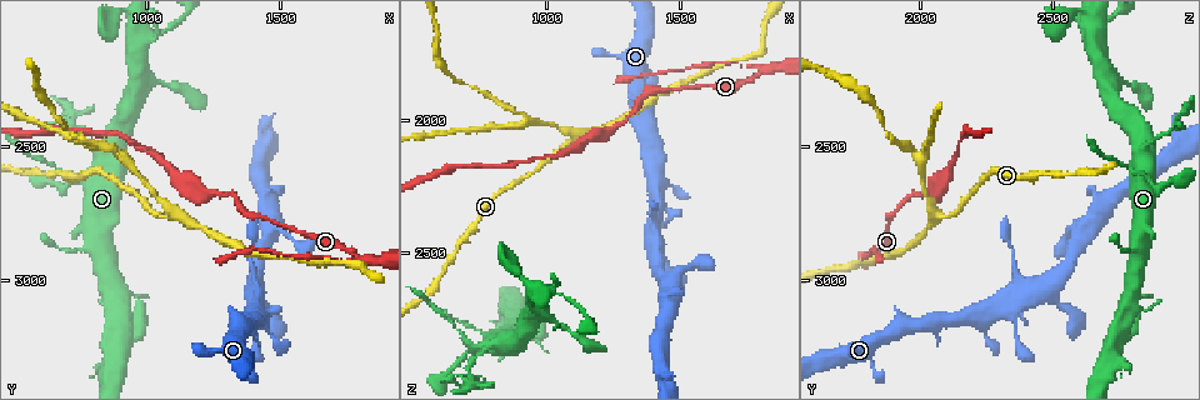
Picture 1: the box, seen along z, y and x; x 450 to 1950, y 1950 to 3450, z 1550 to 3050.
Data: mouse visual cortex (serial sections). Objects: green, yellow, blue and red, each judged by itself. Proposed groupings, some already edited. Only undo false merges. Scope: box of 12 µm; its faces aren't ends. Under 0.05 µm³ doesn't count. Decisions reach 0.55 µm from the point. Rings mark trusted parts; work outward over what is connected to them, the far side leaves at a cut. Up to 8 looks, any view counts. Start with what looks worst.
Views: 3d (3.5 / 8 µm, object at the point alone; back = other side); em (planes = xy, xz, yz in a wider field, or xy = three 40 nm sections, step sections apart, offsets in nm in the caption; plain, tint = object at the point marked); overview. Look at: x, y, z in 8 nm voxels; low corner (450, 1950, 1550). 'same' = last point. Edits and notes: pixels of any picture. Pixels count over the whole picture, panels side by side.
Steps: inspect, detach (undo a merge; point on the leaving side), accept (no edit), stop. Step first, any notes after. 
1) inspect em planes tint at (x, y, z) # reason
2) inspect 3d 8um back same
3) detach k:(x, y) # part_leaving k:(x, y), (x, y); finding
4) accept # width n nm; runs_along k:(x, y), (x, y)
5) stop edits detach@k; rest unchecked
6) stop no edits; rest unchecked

inspect 3d 8um at (1800, 2920, 1820) # three-way junction

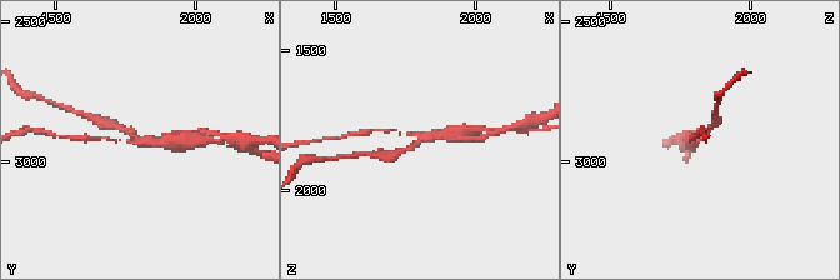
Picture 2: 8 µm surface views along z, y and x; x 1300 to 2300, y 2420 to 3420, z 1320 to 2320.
inspect 3d 3.5um at (1800, 2920, 1820)

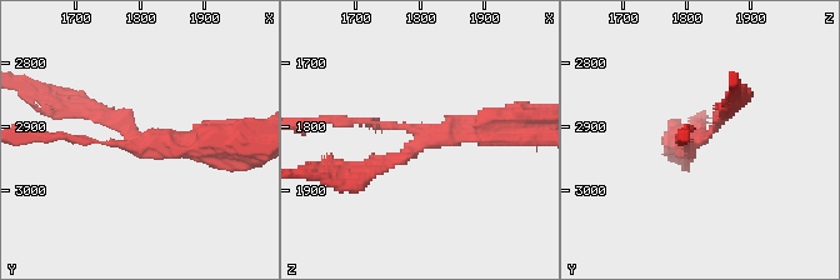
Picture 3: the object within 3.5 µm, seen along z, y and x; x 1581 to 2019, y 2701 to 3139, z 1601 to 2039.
inspect em xy step 3 tint at (1805, 2920, 1825) # arms 3; arm_widths 100, 150, 250 nm

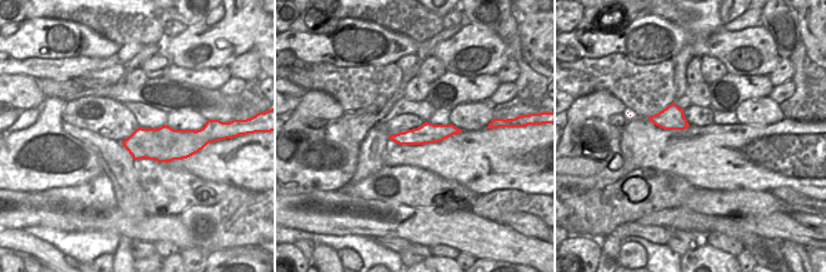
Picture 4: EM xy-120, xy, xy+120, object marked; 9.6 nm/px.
detach 3:(370, 121) # part_leaving 3:(173, 146), (230, 139), (234, 124); a second cell is stuck on

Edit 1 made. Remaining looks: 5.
inspect overview # redraw

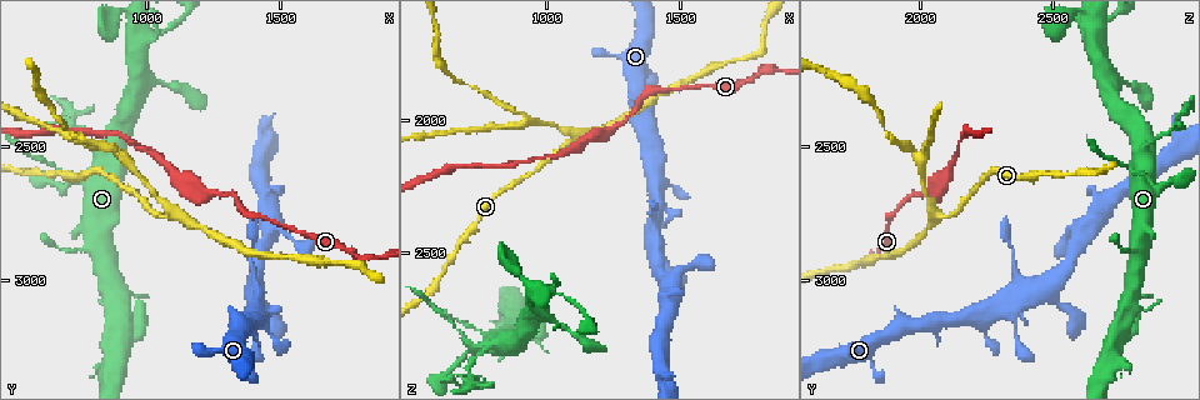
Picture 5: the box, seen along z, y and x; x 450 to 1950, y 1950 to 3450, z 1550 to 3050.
inspect 3d 3.5um at (1100, 2750, 2060) # branch point

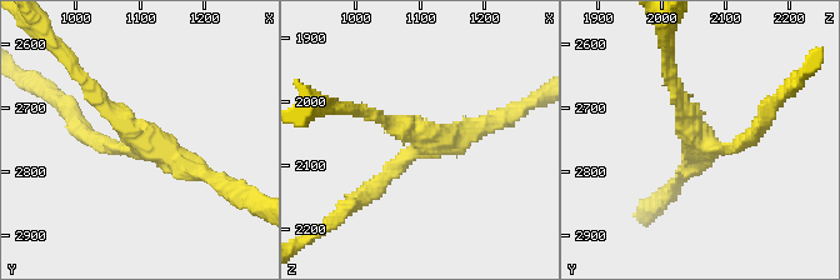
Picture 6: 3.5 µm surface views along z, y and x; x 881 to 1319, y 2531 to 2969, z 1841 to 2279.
inspect em xy step 1 tint at (1105, 2750, 2065) # arms 3; arm_widths 200, 200, 250 nm; need the tissue

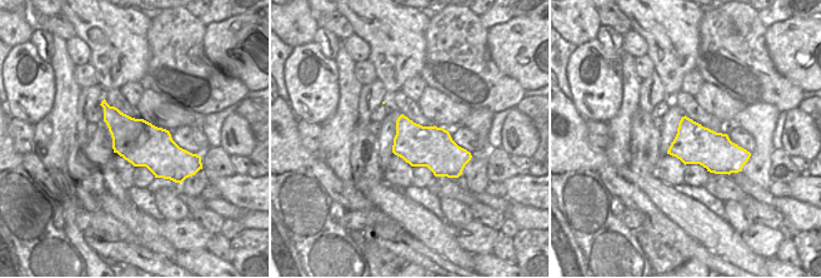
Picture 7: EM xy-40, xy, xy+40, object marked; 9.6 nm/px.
inspect em xy step 5 tint same

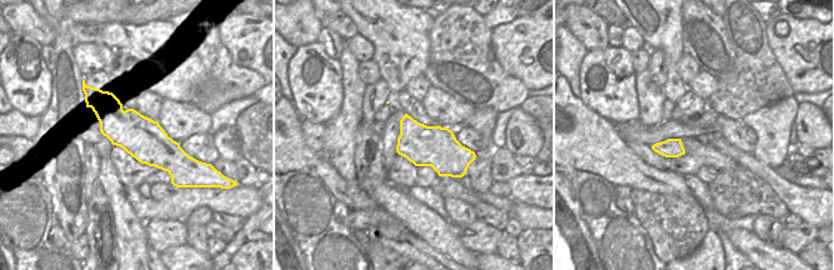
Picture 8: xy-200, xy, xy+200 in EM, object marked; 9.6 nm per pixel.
accept # runs_along 6:(755, 129), (710, 148), (675, 83); continuous, no second cell

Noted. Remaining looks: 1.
stop edits detach@3; rest unchecked

